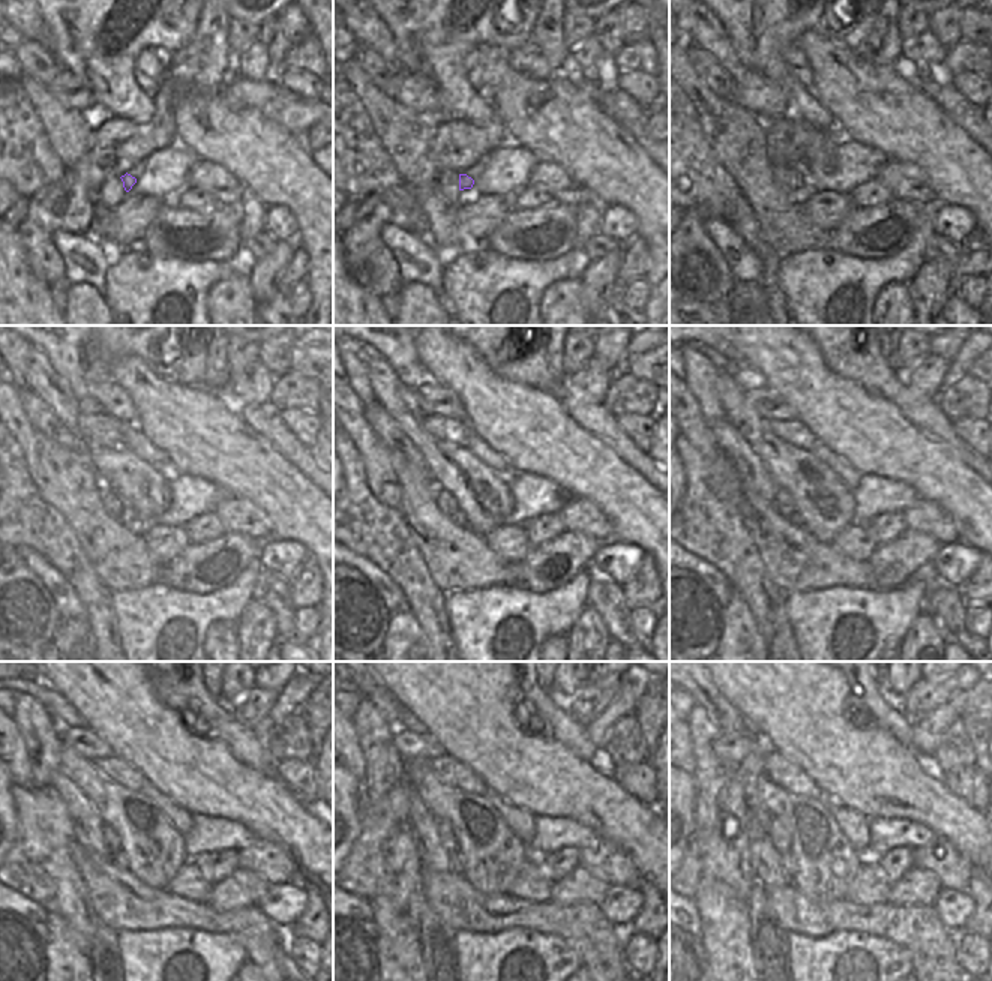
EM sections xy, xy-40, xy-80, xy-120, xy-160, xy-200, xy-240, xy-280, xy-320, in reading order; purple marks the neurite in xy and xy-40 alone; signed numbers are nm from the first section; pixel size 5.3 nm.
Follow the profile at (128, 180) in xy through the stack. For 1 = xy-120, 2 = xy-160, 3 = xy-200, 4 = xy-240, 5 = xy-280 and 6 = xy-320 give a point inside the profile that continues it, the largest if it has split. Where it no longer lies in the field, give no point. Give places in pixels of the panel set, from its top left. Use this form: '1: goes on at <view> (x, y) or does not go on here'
1: goes on at xy-120 (128, 515)
2: goes on at xy-160 (459, 518)
3: goes on at xy-200 (794, 519)
4: goes on at xy-240 (119, 858)
5: goes on at xy-280 (453, 858)
6: goes on at xy-320 (787, 858)

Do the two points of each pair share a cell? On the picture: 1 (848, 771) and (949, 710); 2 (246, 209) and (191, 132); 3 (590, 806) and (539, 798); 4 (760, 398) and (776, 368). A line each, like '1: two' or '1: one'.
1: two
2: two
3: one
4: two

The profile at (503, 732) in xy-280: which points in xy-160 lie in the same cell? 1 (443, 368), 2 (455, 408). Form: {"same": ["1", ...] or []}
{"same": ["1"]}

